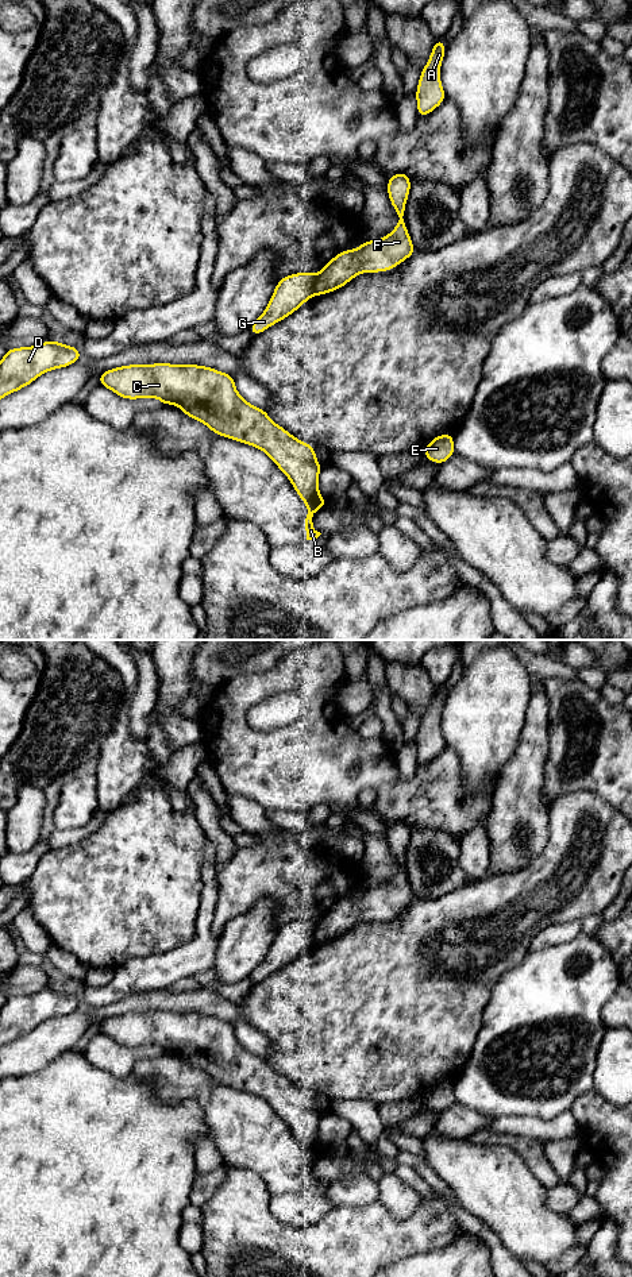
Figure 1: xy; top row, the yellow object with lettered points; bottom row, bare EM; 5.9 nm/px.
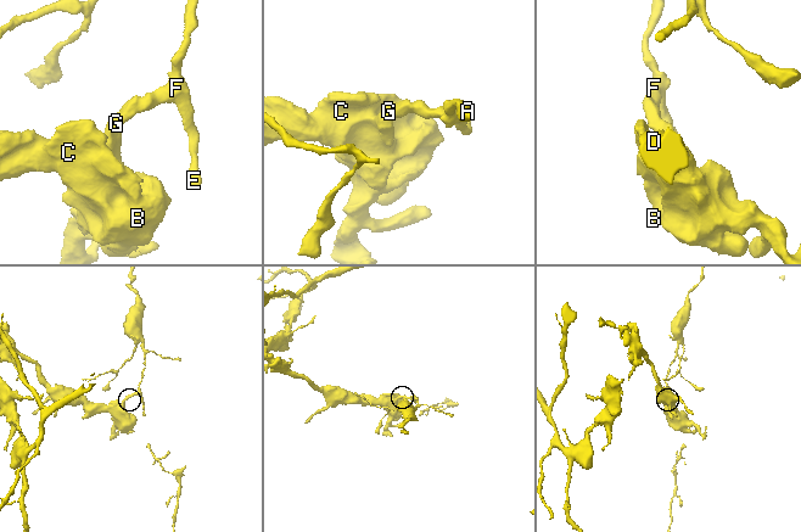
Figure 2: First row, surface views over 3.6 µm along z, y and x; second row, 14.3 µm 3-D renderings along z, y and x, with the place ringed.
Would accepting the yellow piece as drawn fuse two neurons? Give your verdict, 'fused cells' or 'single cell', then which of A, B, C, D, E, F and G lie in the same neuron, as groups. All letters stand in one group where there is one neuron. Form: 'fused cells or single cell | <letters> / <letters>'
fused cells | A E F / B C D G

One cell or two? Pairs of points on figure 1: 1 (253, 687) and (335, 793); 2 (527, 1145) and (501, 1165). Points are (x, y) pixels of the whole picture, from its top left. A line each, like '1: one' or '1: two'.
1: one
2: two

